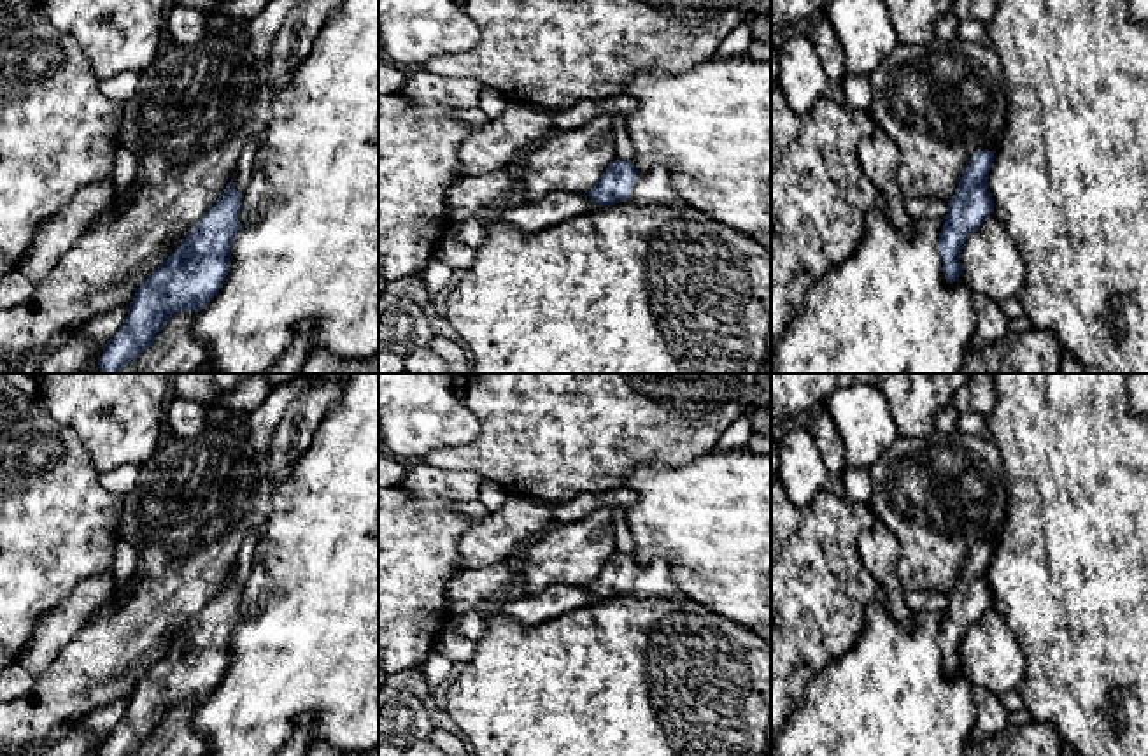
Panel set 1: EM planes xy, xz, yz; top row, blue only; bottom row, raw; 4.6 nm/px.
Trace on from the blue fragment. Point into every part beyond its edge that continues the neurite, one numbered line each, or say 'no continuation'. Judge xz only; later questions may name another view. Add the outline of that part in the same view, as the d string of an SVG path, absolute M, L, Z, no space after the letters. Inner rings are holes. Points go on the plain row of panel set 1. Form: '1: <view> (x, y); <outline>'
1: xz (654, 579); M661 560L652 561L648 565L640 565L638 572L631 582L629 595L636 598L677 598L680 596L680 589L671 579L671 572L668 565Z

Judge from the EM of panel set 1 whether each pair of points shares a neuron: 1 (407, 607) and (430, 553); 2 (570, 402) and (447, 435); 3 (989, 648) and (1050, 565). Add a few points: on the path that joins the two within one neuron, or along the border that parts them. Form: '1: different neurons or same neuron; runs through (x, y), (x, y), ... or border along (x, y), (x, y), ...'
1: same neuron; runs through (407, 593), (407, 576), (416, 567)
2: different neurons; border along (470, 409), (479, 432), (444, 449)
3: different neurons; border along (994, 604), (1026, 660)

